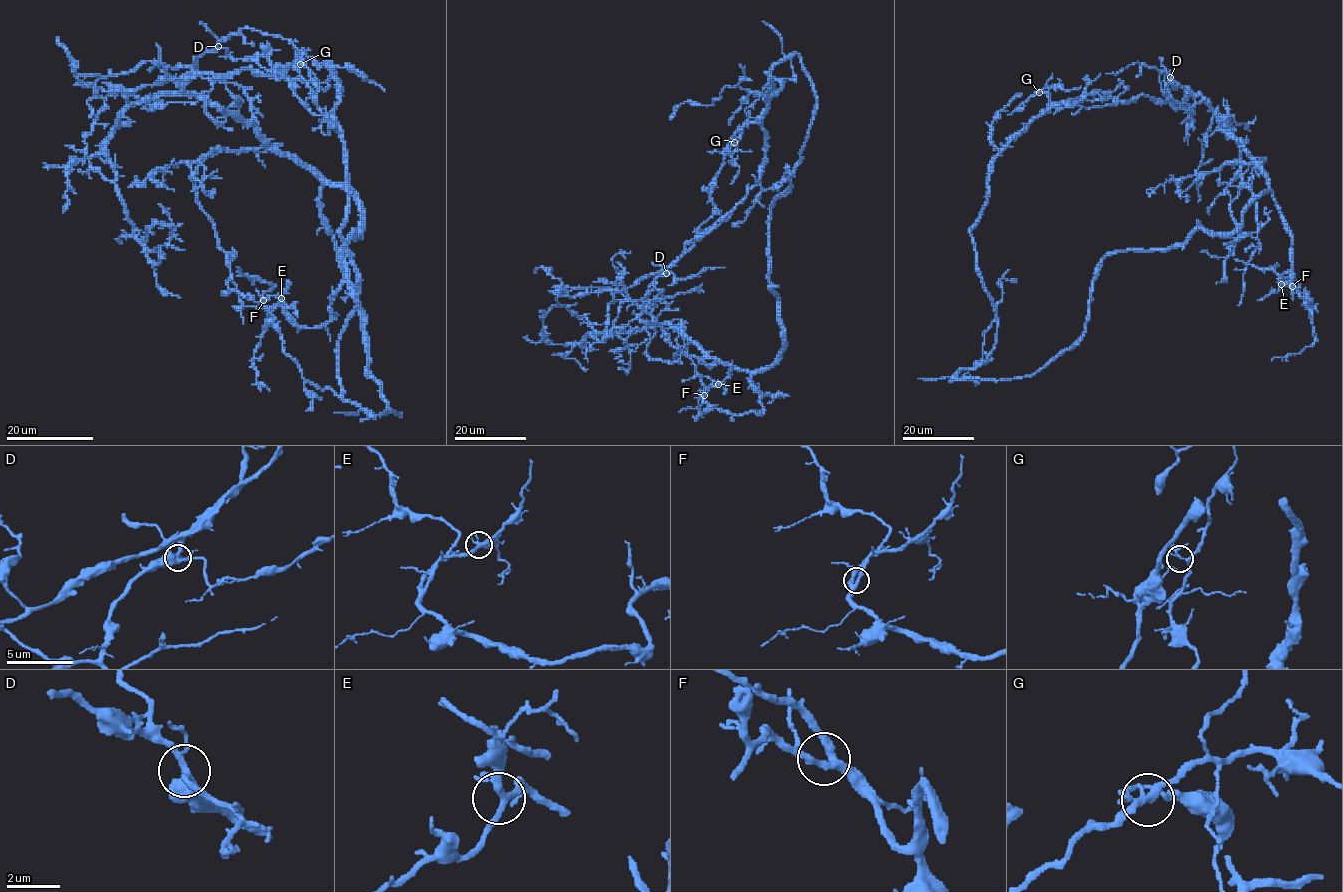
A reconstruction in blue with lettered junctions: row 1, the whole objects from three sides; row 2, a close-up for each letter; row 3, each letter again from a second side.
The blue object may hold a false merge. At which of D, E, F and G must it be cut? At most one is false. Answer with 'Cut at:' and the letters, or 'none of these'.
Cut at: G

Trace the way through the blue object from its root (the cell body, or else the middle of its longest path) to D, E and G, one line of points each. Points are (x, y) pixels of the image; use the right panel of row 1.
D: (1028, 375), (1081, 336), (1104, 257), (1176, 248), (1199, 228), (1233, 232), (1267, 189), (1210, 104), (1170, 77)
E: (1028, 375), (1081, 336), (1104, 257), (1233, 232), (1265, 192), (1312, 308), (1281, 284)
G: (1028, 375), (951, 380), (994, 348), (996, 313), (970, 230), (986, 203), (989, 163), (1051, 104), (1039, 92)

